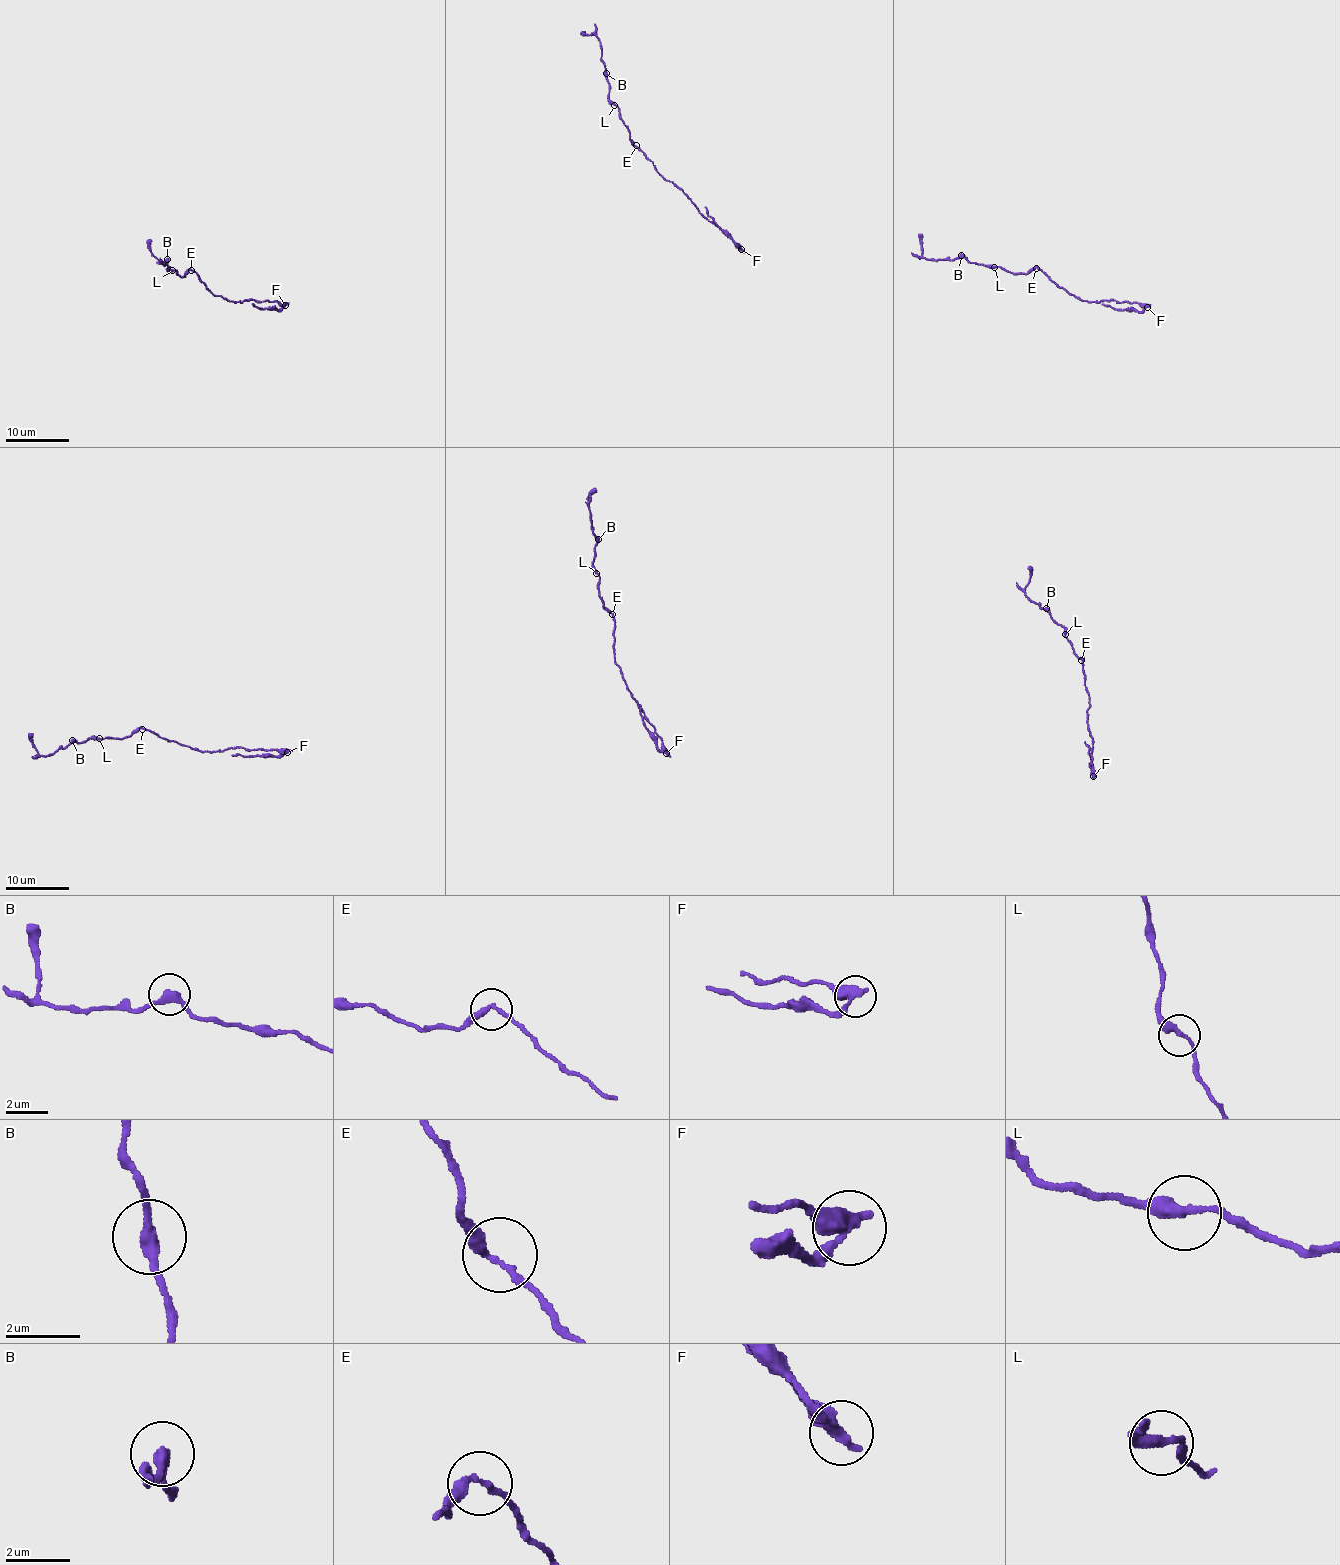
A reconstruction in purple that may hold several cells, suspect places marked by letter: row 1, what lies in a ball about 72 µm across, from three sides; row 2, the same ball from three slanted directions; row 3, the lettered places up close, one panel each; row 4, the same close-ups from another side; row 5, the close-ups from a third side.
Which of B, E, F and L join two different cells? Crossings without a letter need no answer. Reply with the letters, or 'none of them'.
F

